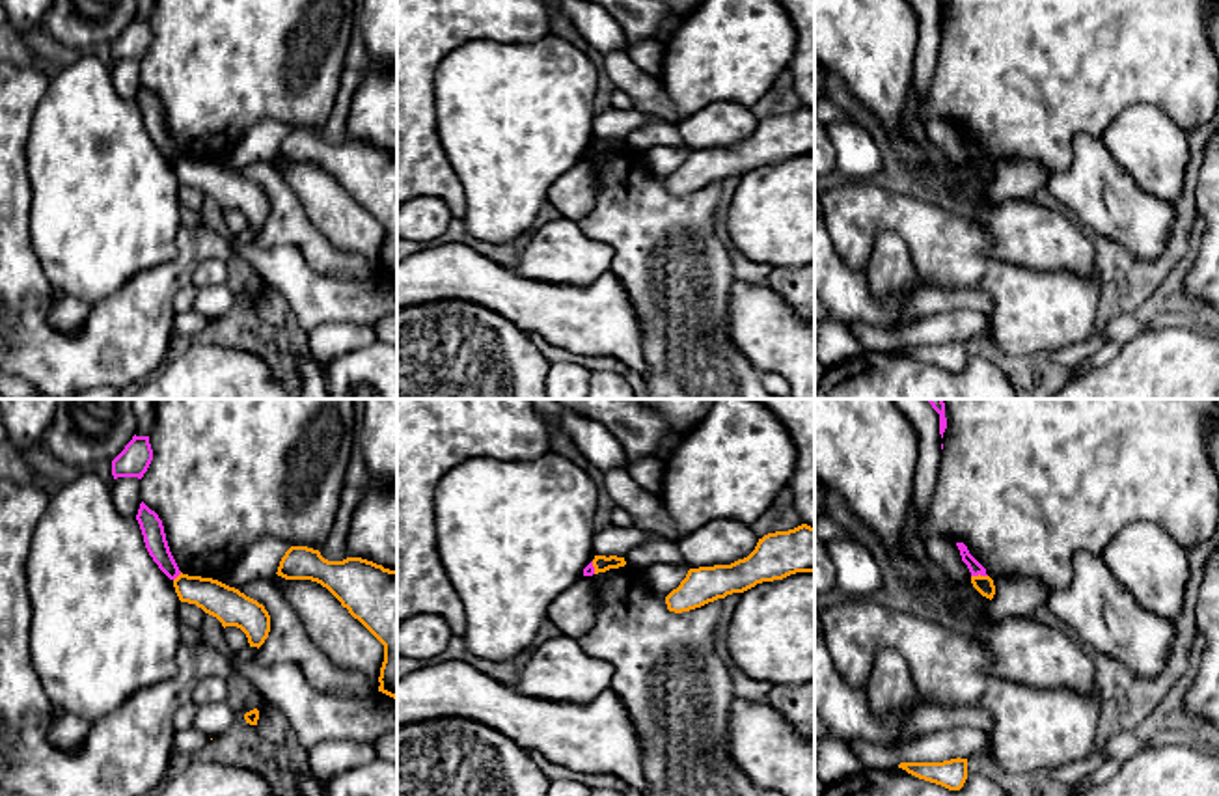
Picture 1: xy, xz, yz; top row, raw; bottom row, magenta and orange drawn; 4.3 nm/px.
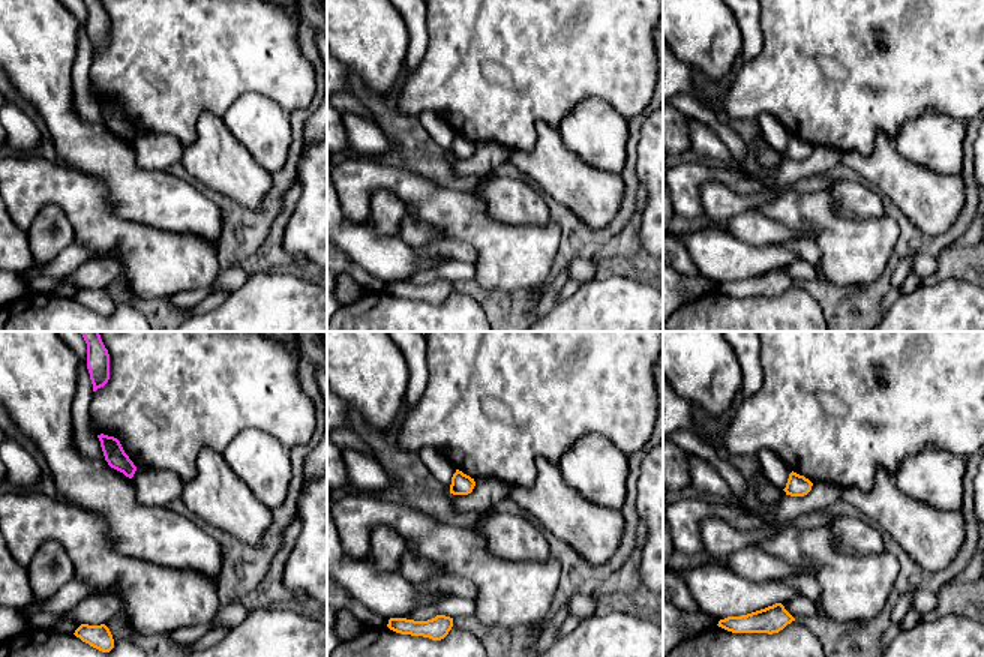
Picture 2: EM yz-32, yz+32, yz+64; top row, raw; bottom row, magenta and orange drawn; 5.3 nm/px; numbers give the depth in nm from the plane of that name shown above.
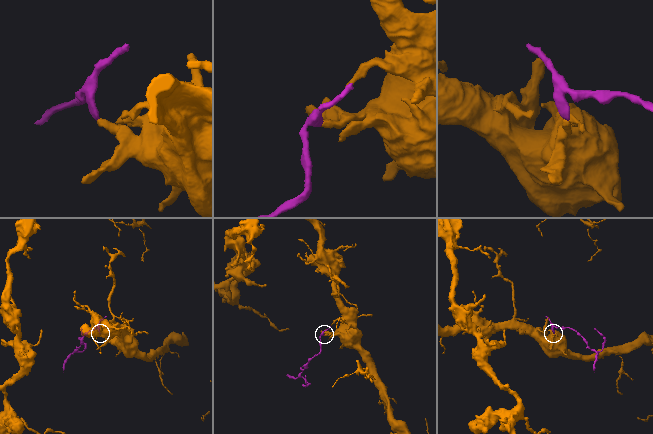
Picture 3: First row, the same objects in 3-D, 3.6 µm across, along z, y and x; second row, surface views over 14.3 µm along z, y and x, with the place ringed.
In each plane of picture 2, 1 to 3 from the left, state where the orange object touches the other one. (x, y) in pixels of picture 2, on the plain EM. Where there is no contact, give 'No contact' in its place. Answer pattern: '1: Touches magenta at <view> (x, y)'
1: No contact
2: No contact
3: No contact

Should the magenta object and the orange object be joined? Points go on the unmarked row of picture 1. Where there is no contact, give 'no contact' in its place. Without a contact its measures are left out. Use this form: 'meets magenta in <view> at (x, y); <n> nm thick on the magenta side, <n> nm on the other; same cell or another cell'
meets magenta in yz at (979, 155); 60 nm thick on the magenta side, 80 nm on the other; another cell

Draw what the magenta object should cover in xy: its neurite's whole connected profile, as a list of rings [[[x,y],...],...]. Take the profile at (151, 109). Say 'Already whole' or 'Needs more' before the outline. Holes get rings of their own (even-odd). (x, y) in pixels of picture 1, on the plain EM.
Already whole. [[[144,84],[140,86],[136,103],[140,106],[149,138],[170,162],[175,162],[181,153],[170,134],[162,103]]]

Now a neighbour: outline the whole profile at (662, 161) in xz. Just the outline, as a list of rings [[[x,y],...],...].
[[[651,147],[643,151],[643,158],[651,172],[660,177],[667,179],[673,172],[680,168],[680,164],[686,160],[690,149],[684,147]]]

